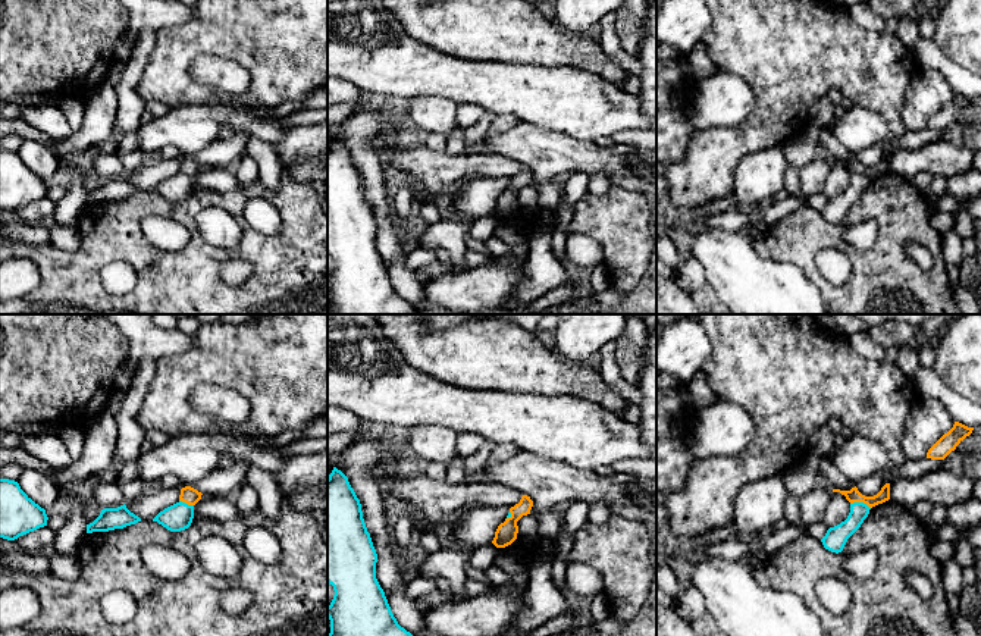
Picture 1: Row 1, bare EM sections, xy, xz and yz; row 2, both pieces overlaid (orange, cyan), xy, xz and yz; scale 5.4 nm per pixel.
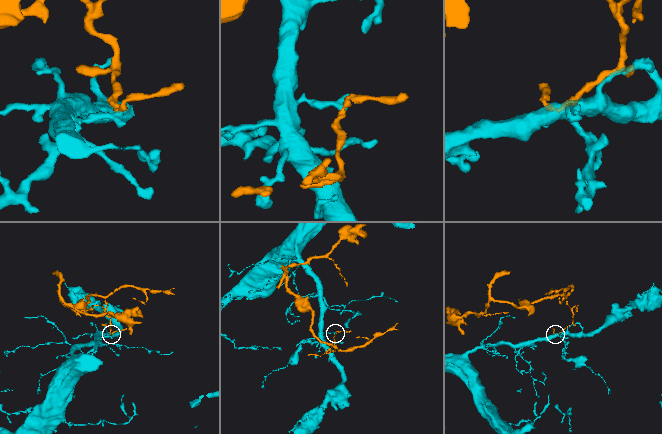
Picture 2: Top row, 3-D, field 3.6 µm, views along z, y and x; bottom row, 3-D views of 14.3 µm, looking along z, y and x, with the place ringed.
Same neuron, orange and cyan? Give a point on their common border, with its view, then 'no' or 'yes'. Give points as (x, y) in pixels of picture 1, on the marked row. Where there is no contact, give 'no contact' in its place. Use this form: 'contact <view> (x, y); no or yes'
contact yz (861, 501); no

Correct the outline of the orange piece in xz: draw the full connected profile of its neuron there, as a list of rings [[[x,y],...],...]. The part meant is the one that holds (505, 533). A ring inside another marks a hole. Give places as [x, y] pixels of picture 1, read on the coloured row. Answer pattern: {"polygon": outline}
{"polygon": [[[523,495],[520,502],[510,508],[511,516],[501,523],[495,532],[495,538],[492,543],[496,548],[505,548],[511,545],[517,539],[518,526],[517,521],[523,517],[530,514],[533,507],[533,501],[530,496]]]}

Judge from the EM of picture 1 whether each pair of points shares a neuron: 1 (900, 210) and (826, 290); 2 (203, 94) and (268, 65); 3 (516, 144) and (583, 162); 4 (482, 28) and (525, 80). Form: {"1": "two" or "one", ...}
{"1": "one", "2": "one", "3": "one", "4": "two"}

